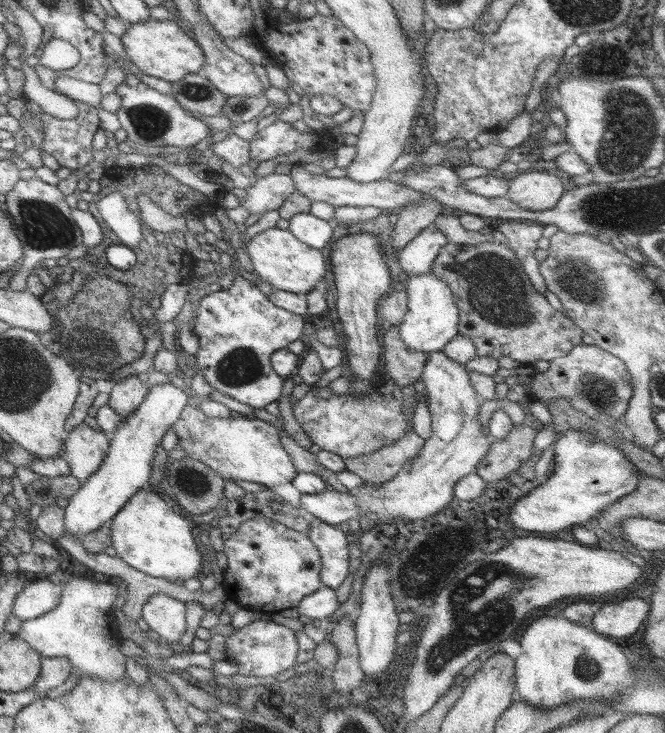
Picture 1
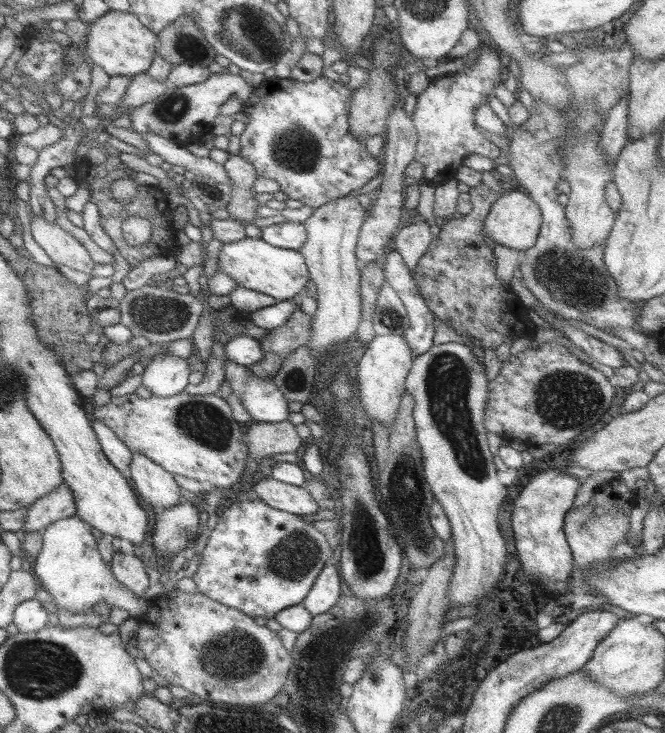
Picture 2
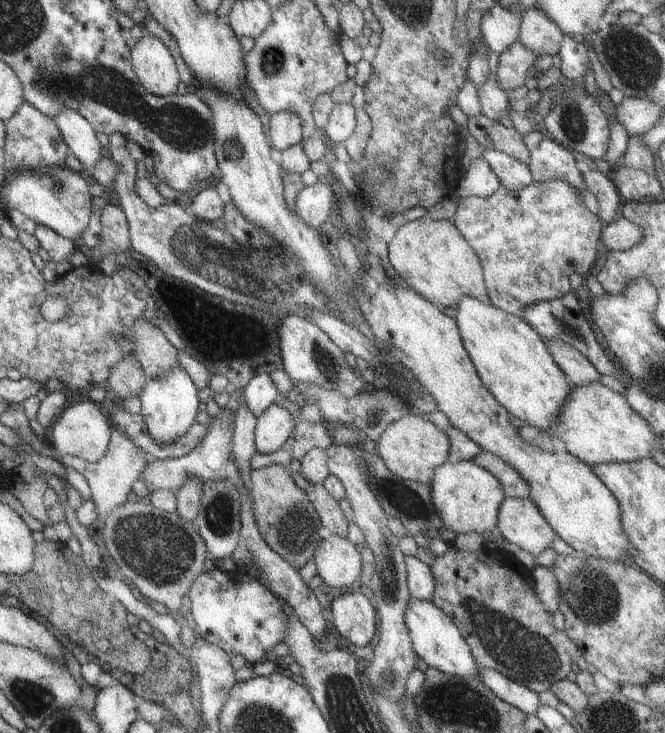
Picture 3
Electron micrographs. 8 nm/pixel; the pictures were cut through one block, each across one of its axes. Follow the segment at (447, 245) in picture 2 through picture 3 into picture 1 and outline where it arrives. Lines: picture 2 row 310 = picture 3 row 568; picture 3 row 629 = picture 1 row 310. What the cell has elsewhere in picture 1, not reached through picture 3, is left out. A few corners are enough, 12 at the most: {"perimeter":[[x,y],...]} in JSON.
{"perimeter":[[446,243],[431,274],[478,356],[550,362],[584,332],[514,251]]}

